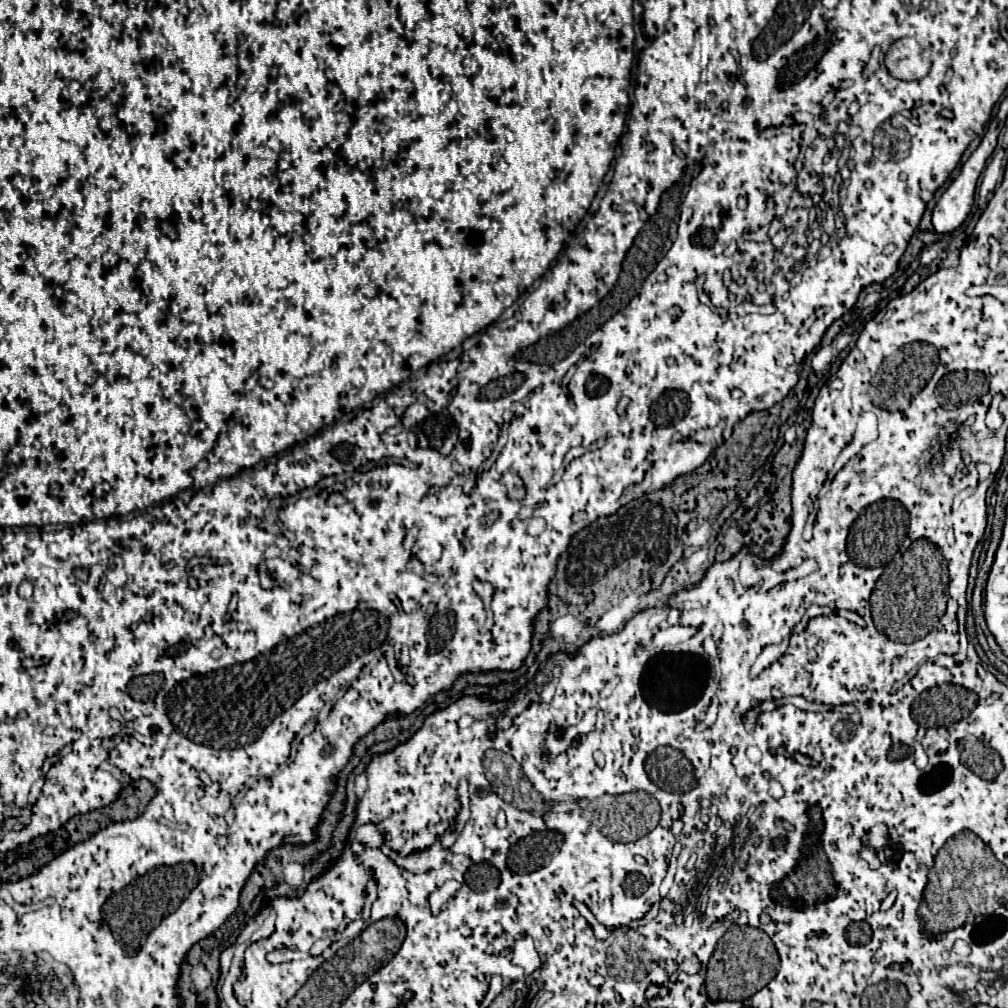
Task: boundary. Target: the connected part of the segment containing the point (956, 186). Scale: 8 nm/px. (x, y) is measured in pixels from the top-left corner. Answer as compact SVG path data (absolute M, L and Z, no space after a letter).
M992 123L978 149L962 165L960 175L940 197L940 203L932 211L932 225L936 233L950 233L958 229L968 217L974 203L978 175L982 173L986 159L992 155L996 147L996 137L998 137L998 127L996 123Z

